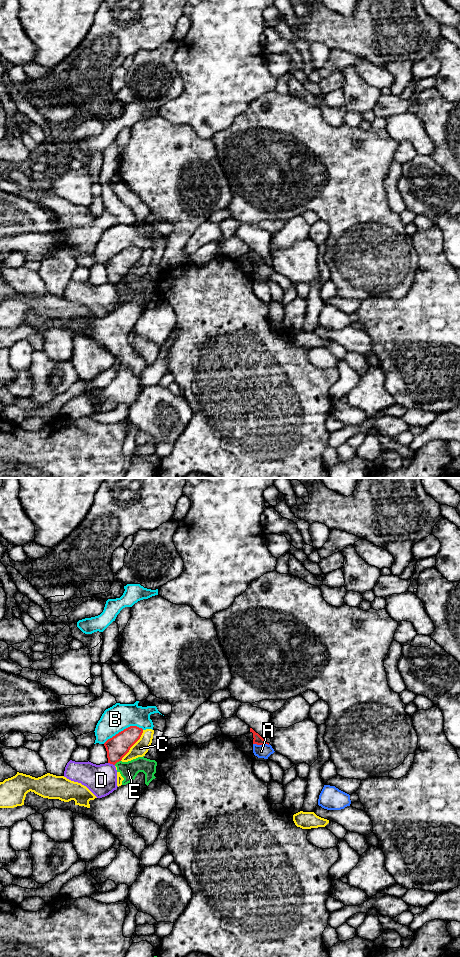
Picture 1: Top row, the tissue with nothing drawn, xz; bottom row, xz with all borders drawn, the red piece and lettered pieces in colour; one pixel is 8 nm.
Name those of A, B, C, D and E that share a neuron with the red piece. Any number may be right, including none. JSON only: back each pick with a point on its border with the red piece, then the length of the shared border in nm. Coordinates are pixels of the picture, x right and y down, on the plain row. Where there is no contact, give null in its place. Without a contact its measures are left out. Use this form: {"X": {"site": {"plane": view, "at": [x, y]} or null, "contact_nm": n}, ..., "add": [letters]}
{"add": []}

